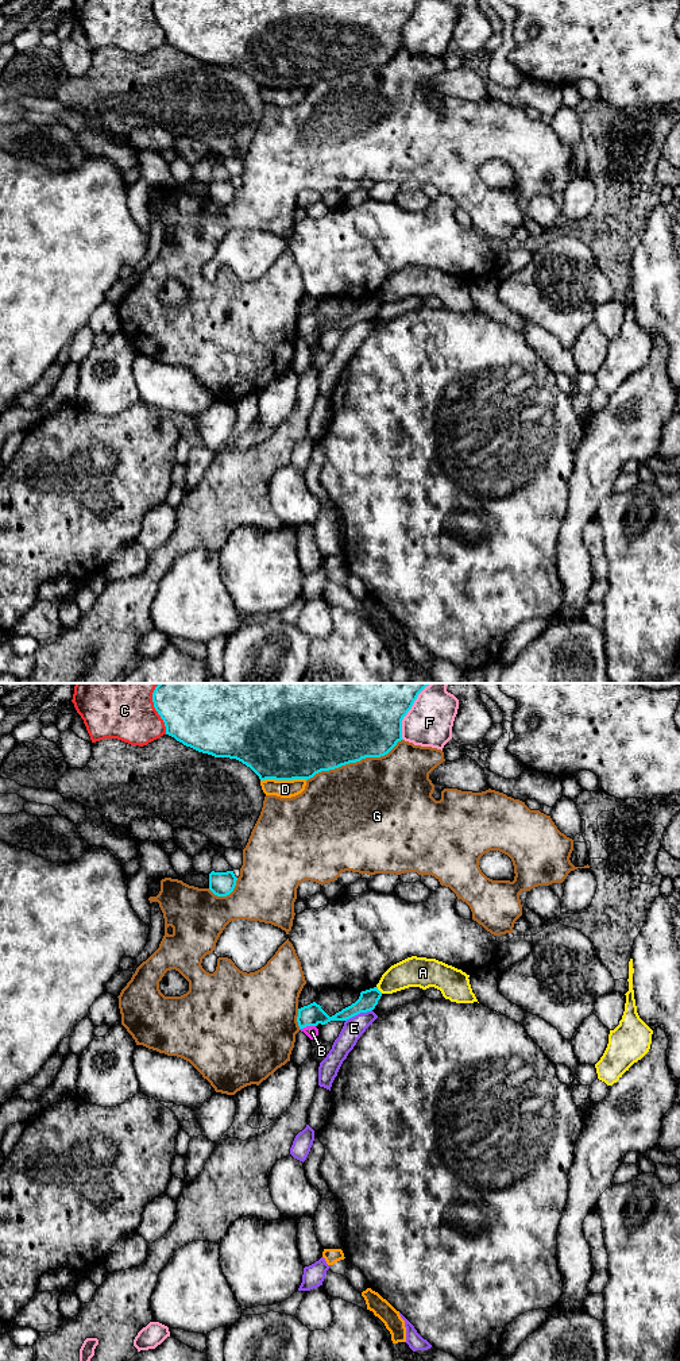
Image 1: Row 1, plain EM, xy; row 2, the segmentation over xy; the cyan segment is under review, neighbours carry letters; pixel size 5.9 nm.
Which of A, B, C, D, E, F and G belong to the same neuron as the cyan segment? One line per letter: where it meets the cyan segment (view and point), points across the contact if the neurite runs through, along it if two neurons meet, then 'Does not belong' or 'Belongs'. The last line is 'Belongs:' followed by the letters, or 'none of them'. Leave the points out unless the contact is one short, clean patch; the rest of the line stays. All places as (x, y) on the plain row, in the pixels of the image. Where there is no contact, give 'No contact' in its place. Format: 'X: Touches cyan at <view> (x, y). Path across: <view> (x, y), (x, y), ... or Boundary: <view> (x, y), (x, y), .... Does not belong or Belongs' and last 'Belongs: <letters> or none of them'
A: Touches cyan at xy (378, 299). Boundary: xy (377, 295), (382, 301). Does not belong
B: Touches cyan at xy (306, 334). Does not belong
C: Touches cyan at xy (158, 22). Does not belong
D: Touches cyan at xy (282, 88). Does not belong
E: Touches cyan at xy (358, 322). Does not belong
F: Touches cyan at xy (405, 23). Does not belong
G: Touches cyan at xy (354, 70). Does not belong
Belongs: none of them

